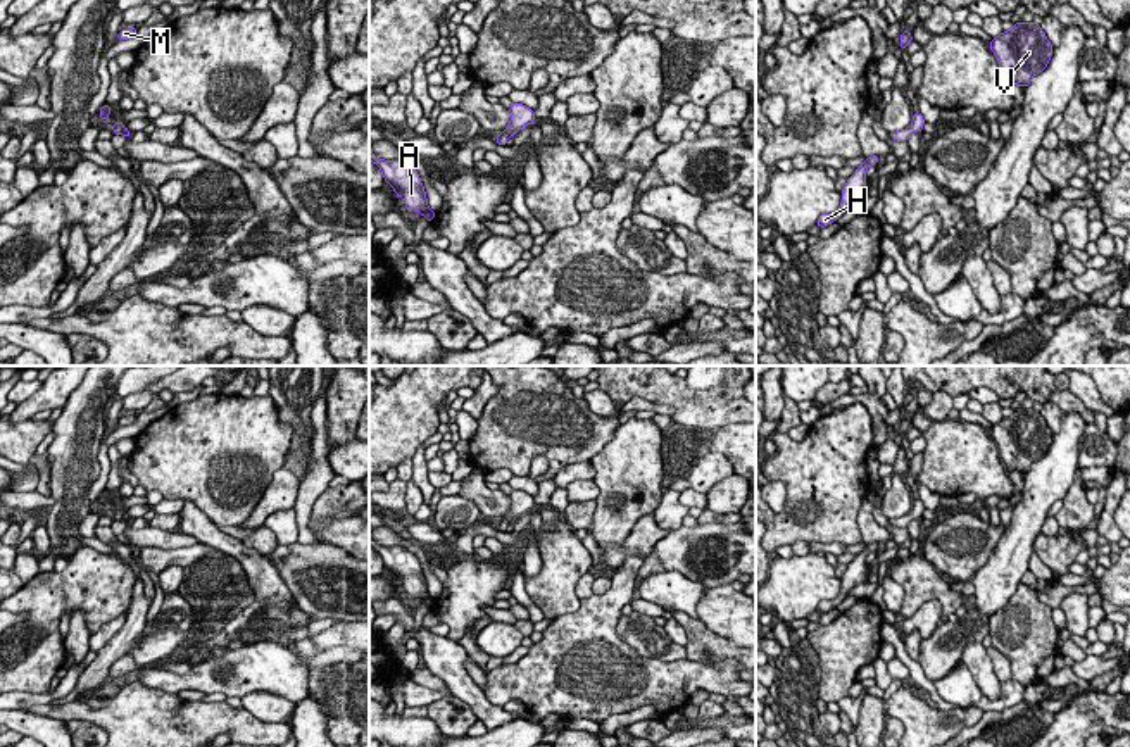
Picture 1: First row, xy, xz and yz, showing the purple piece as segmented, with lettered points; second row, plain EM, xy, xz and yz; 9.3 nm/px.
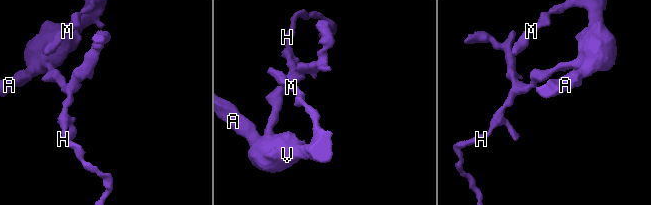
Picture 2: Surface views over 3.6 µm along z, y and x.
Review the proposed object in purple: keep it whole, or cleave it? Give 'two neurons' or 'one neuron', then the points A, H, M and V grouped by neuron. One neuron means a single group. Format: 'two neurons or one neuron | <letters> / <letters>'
one neuron | A H M V

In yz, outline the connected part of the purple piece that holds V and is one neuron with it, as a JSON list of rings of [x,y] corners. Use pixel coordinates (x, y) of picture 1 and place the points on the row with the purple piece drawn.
[[[1016,22],[1009,31],[992,38],[989,45],[999,60],[999,71],[1006,83],[1028,86],[1032,78],[1042,72],[1052,55],[1052,45],[1040,24]]]

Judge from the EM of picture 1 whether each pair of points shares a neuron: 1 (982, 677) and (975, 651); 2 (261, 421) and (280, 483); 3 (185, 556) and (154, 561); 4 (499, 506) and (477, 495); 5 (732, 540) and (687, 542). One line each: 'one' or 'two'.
1: one
2: two
3: one
4: one
5: one

